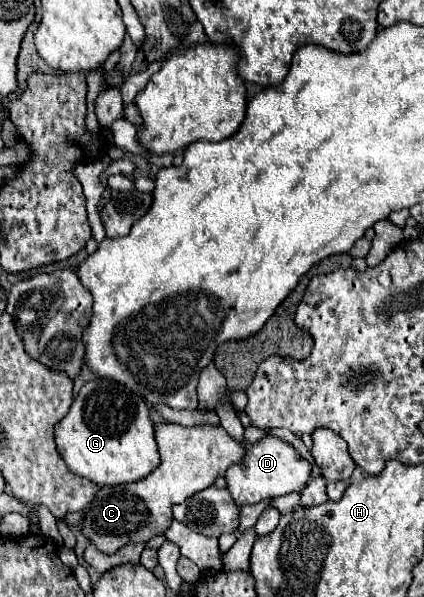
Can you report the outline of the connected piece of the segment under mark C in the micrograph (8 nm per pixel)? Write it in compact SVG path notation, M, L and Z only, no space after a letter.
M161 423L155 427L155 441L161 453L161 465L147 477L135 483L103 487L91 505L85 509L83 533L105 555L115 553L127 543L147 543L153 535L165 533L171 525L171 507L183 503L193 493L207 489L217 477L223 477L227 467L243 459L245 445L231 439L221 425L183 427L177 423Z

